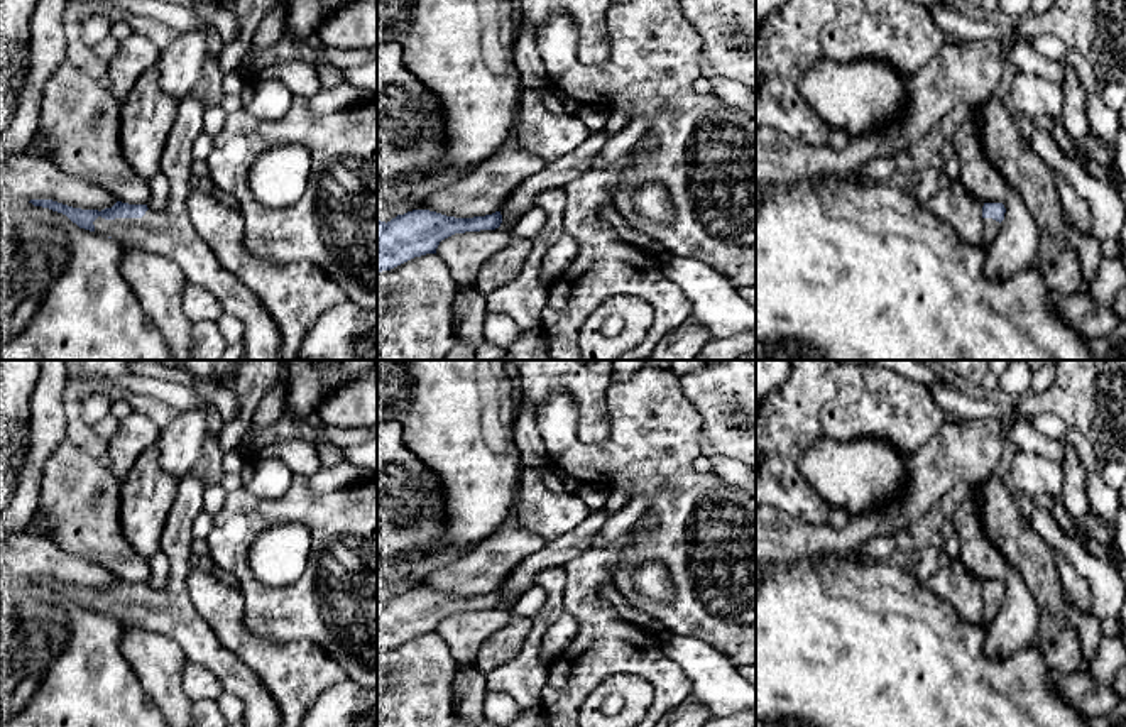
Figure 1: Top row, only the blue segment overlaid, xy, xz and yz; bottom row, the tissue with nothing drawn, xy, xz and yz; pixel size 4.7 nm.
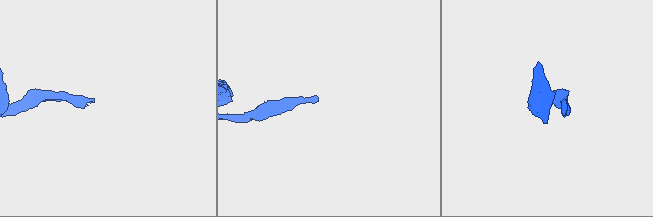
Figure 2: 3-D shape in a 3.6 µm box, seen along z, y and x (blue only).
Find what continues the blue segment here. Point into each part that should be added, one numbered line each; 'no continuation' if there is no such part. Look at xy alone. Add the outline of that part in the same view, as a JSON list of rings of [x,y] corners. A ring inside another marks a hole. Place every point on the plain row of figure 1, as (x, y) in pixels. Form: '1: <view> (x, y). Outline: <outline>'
1: xy (169, 611). Outline: [[[189,472],[179,477],[174,504],[164,521],[161,551],[169,560],[162,590],[147,588],[142,597],[105,599],[98,595],[95,610],[112,615],[125,627],[145,627],[172,639],[188,663],[208,668],[227,693],[245,705],[245,727],[281,727],[281,710],[259,676],[221,646],[206,620],[191,604],[186,577],[191,570],[191,526],[203,511],[208,484]]]

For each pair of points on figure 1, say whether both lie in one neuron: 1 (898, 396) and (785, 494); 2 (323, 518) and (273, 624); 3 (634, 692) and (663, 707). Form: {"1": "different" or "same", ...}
{"1": "same", "2": "same", "3": "different"}

